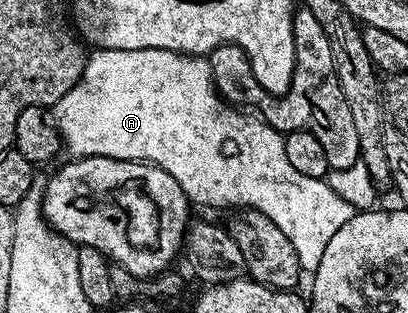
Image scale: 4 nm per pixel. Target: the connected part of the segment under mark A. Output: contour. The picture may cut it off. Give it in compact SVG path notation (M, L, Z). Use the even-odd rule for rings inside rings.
M109 49L101 51L92 50L87 57L87 64L73 89L61 97L53 105L53 122L55 128L59 131L59 137L68 156L82 157L85 155L100 155L101 157L113 157L114 159L132 159L134 163L151 163L154 167L165 169L173 181L186 193L188 200L192 204L204 203L207 207L231 207L230 209L254 209L265 213L289 241L293 241L293 249L299 255L299 266L304 272L314 273L317 265L321 261L321 253L325 253L325 245L349 221L354 217L357 211L372 210L375 206L375 194L377 188L369 175L368 167L362 162L357 162L349 169L329 171L326 179L314 179L305 177L305 173L297 173L293 165L289 165L289 157L285 157L285 145L283 144L283 135L274 131L268 123L264 123L258 114L248 113L235 105L228 105L221 98L218 91L215 90L215 82L211 79L211 61L210 58L202 55L181 55L177 51L169 49L133 49L132 51L122 51L121 49Z

